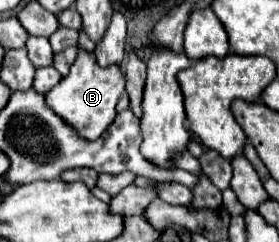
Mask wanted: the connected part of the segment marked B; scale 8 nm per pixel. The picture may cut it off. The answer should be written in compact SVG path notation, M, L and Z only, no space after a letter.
M79 47L79 55L75 63L69 69L69 75L63 77L51 93L45 95L47 105L63 117L69 125L73 125L81 137L87 137L89 141L95 141L115 119L115 105L119 97L125 91L125 73L119 65L111 67L99 67L95 53L85 51Z

